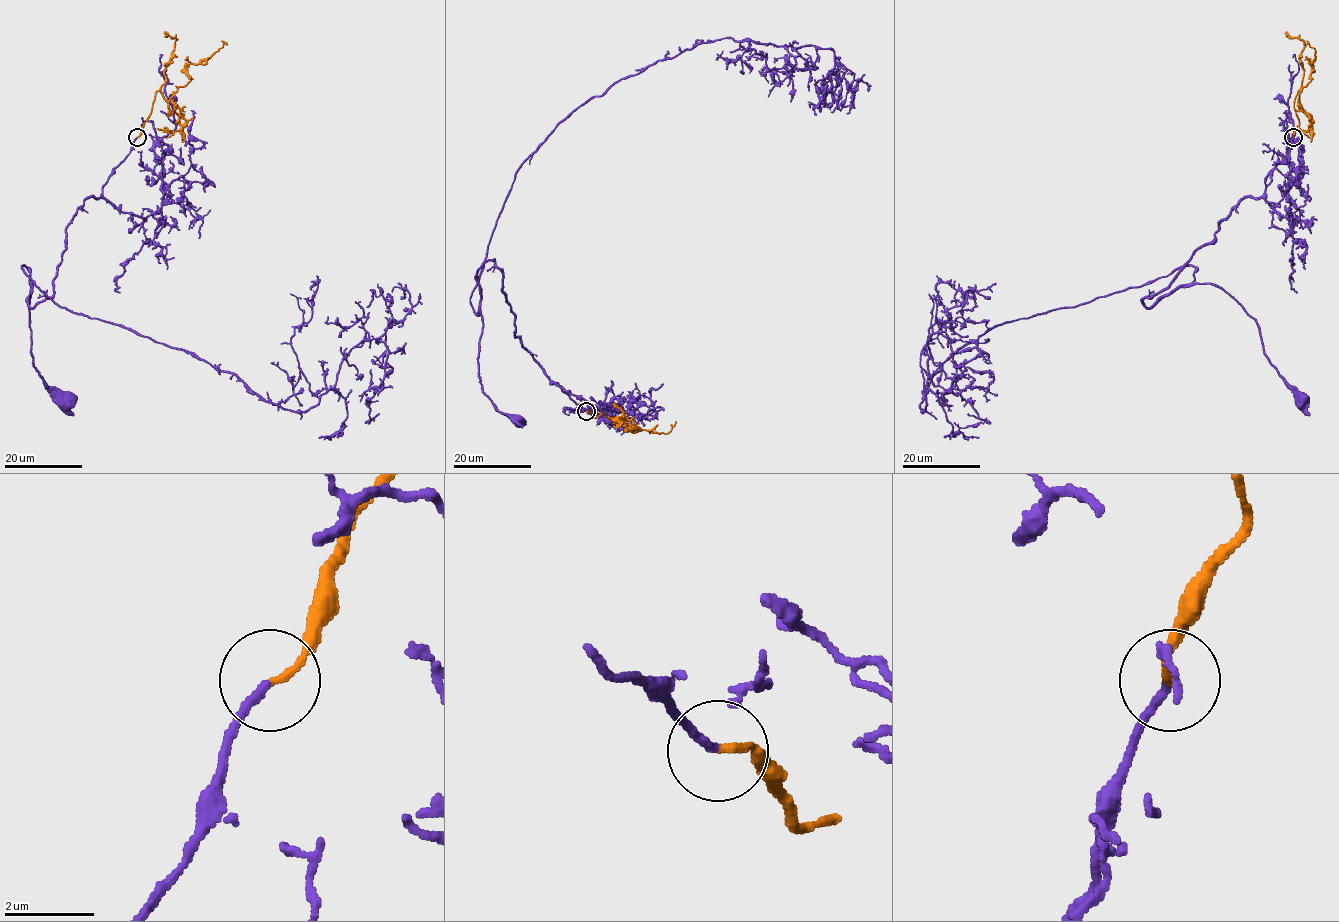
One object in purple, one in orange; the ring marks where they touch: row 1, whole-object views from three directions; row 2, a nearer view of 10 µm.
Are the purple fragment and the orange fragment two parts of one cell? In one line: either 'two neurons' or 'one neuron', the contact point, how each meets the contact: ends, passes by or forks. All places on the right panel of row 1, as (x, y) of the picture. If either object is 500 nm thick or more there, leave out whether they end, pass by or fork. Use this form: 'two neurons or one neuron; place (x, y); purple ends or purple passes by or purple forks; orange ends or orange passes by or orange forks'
one neuron; place (1293, 137); purple ends; orange ends

